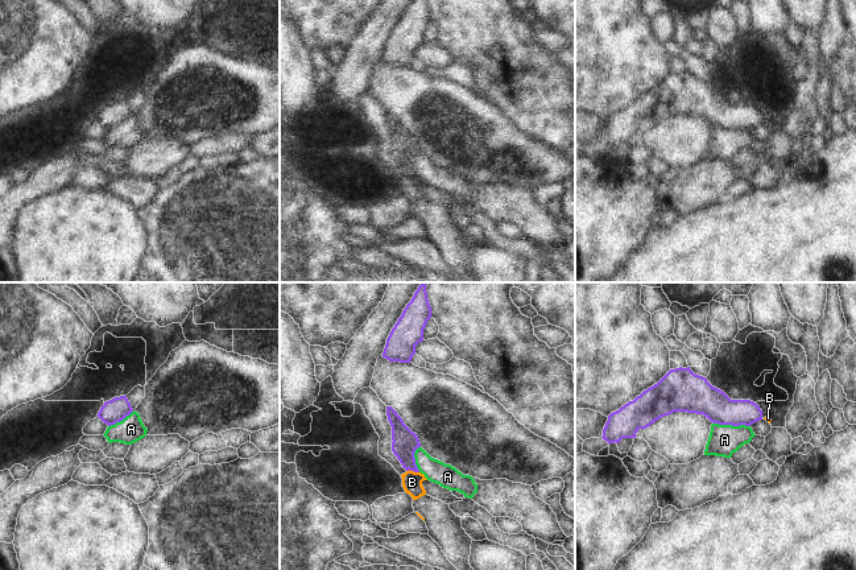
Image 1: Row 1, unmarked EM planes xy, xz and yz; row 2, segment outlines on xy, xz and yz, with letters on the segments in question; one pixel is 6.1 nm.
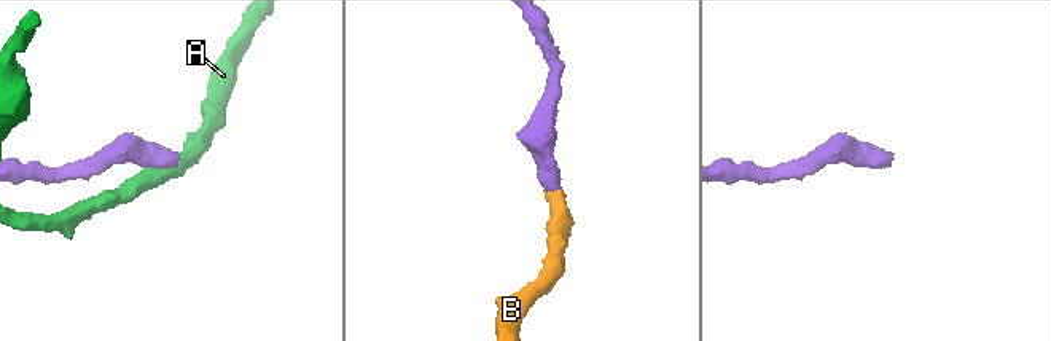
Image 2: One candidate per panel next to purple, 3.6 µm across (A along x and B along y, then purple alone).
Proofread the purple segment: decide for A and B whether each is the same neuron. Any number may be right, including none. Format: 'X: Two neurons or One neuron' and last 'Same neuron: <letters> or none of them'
A: Two neurons
B: One neuron
Same neuron: B.

